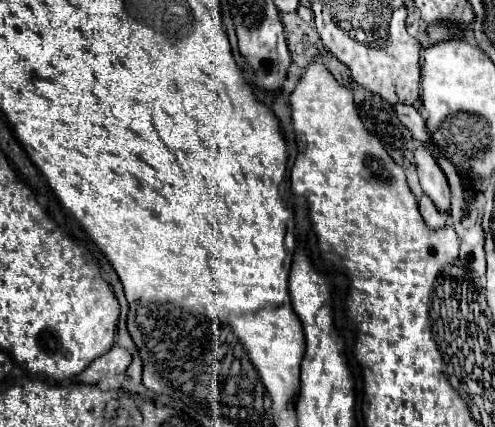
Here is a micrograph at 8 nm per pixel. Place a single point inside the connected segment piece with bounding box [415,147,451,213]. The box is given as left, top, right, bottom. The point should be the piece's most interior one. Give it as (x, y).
(434, 183)

